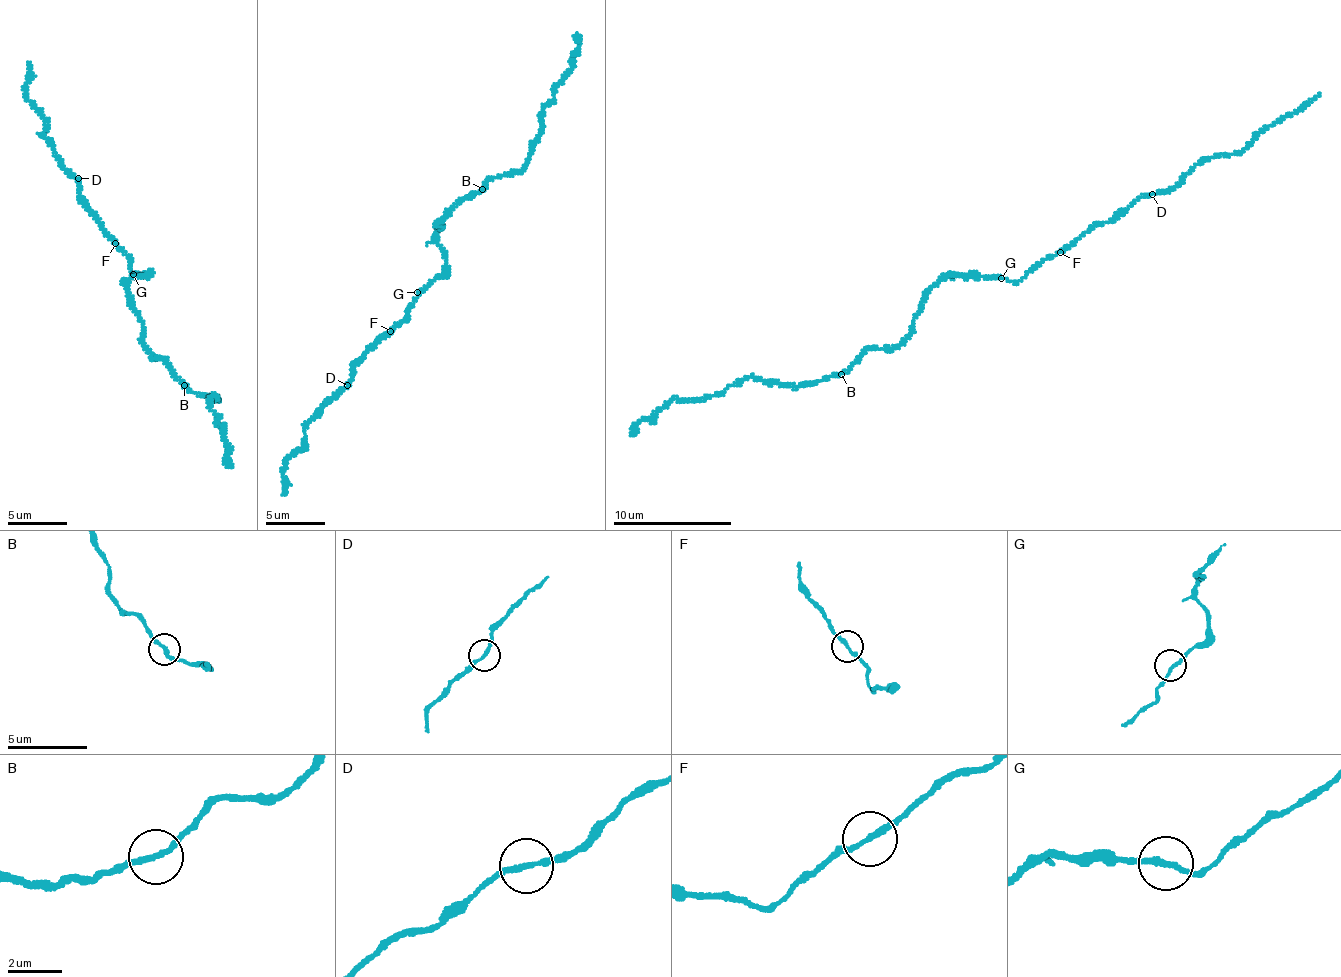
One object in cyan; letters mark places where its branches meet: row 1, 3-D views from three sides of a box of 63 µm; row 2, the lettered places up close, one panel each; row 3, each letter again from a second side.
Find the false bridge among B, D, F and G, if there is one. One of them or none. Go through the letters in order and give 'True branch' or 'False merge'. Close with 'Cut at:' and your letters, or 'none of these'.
B: True branch
D: True branch
F: True branch
G: True branch
Cut at: none of these

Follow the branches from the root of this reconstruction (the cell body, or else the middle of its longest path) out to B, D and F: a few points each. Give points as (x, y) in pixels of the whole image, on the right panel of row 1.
B: (959, 277), (948, 275), (930, 289), (904, 339), (891, 349), (864, 350), (840, 373)
D: (959, 277), (999, 276), (1007, 281), (1017, 281), (1095, 225), (1111, 222), (1141, 197), (1152, 194)
F: (959, 277), (999, 276), (1007, 281), (1017, 281), (1060, 252)

